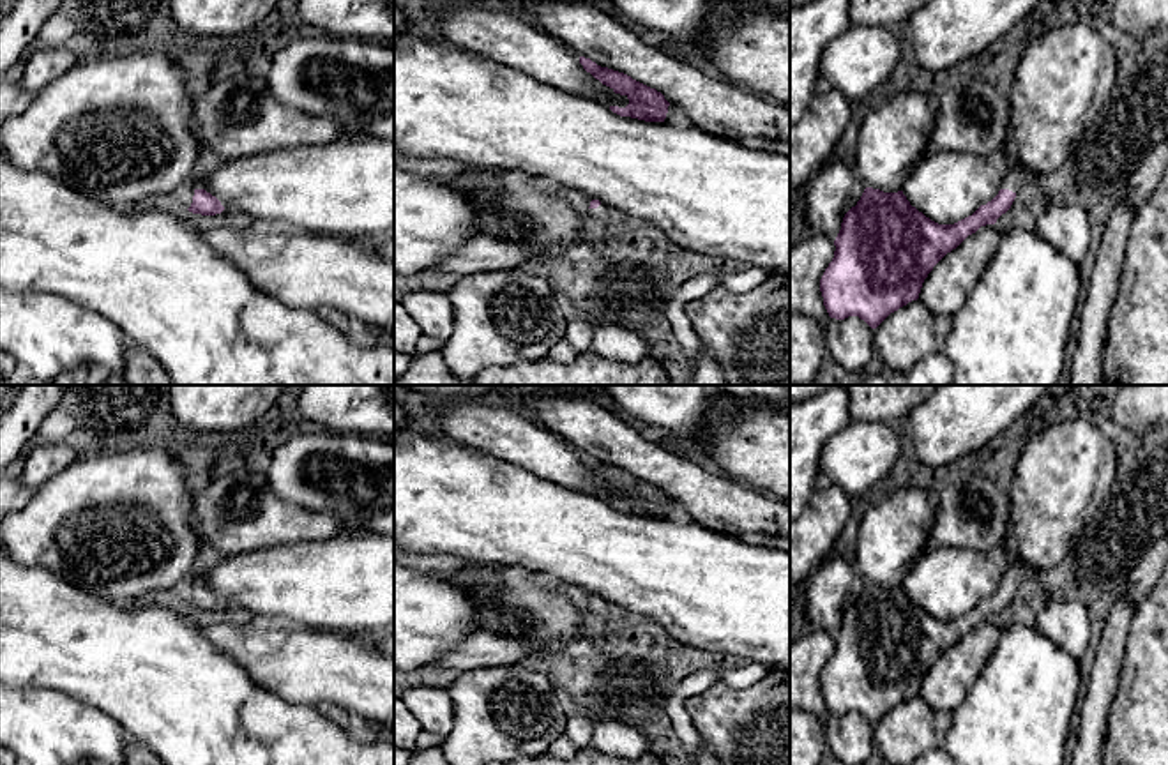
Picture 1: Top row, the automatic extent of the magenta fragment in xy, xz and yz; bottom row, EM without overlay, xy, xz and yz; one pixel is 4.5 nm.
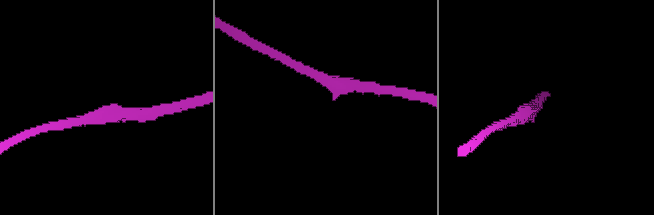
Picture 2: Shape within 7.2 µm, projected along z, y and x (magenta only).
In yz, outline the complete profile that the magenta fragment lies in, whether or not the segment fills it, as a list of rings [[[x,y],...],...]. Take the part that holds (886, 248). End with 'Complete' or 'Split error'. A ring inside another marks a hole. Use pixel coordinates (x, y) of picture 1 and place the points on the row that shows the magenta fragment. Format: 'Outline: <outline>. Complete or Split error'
Outline: [[[1007,161],[998,194],[954,224],[931,221],[910,205],[903,191],[884,193],[866,187],[857,205],[845,214],[834,240],[834,258],[820,279],[820,292],[829,316],[836,320],[859,316],[871,329],[876,329],[891,313],[919,299],[924,279],[947,253],[981,226],[995,224],[1011,208],[1018,189],[1027,180],[1030,180],[1030,173],[1018,163]]]. Split error

